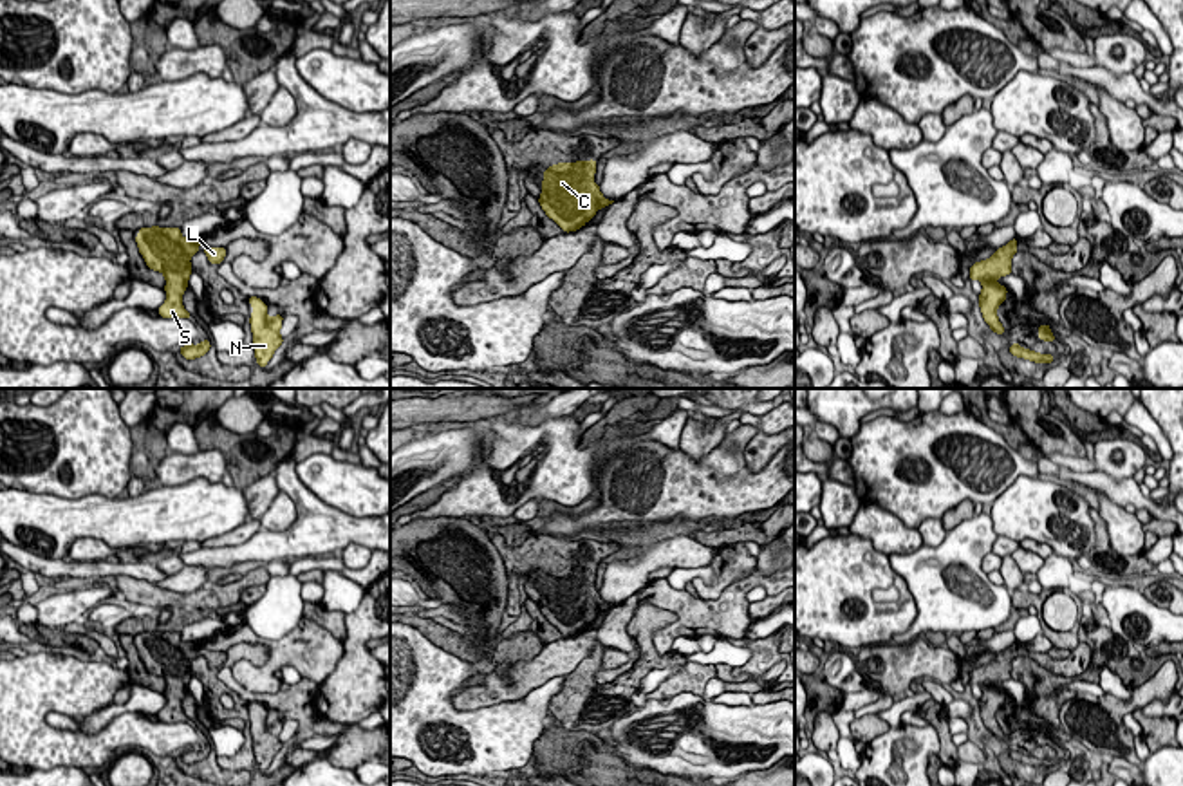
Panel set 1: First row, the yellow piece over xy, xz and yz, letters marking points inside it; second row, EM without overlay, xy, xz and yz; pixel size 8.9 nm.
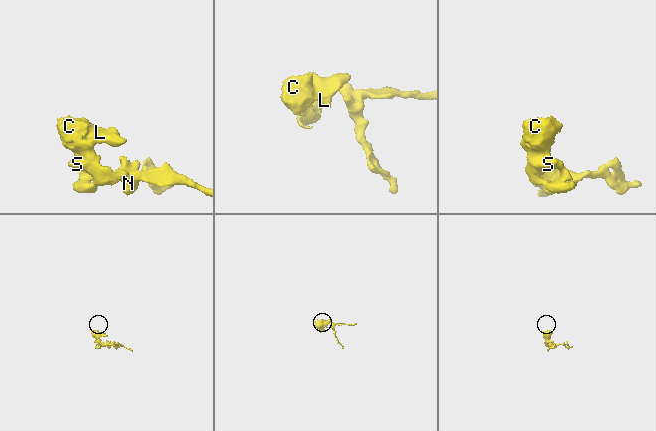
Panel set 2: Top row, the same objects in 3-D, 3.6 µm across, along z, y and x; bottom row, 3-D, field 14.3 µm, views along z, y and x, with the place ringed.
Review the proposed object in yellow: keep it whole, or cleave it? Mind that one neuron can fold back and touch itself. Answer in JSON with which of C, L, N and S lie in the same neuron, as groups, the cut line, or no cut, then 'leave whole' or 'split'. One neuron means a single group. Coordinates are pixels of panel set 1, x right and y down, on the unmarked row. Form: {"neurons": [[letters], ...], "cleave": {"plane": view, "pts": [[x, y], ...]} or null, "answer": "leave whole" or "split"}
{"neurons": [["C", "L", "N", "S"]], "cleave": null, "answer": "leave whole"}

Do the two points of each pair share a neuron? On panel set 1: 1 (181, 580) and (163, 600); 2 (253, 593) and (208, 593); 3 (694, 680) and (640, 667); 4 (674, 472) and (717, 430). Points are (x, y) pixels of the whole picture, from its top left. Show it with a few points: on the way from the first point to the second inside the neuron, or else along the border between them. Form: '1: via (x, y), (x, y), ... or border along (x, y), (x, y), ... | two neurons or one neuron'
1: border along (154, 584), (176, 595) | two neurons
2: border along (264, 582), (248, 586), (239, 600) | two neurons
3: border along (689, 658), (683, 665) | two neurons
4: border along (725, 438), (698, 459), (692, 459), (679, 449) | two neurons

